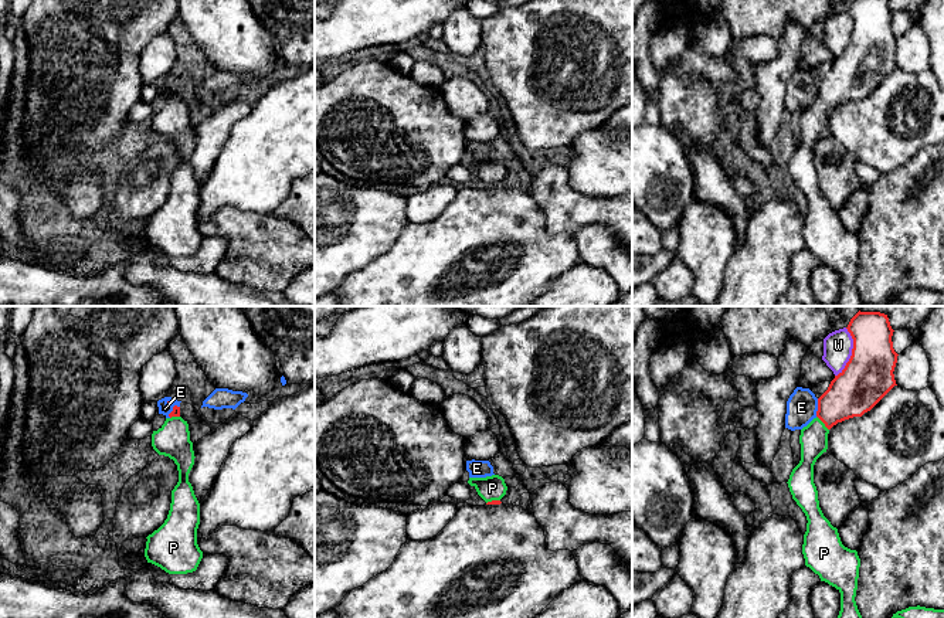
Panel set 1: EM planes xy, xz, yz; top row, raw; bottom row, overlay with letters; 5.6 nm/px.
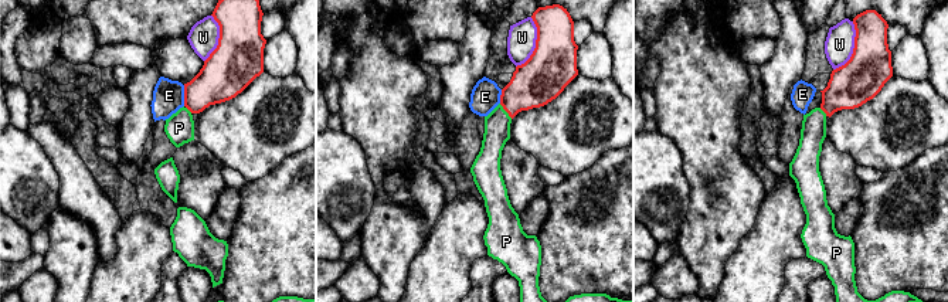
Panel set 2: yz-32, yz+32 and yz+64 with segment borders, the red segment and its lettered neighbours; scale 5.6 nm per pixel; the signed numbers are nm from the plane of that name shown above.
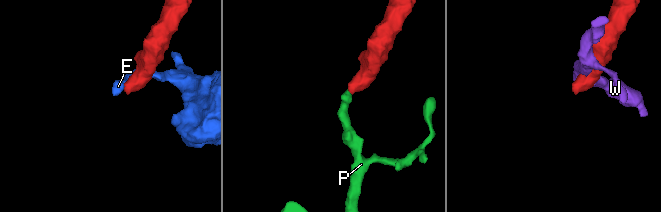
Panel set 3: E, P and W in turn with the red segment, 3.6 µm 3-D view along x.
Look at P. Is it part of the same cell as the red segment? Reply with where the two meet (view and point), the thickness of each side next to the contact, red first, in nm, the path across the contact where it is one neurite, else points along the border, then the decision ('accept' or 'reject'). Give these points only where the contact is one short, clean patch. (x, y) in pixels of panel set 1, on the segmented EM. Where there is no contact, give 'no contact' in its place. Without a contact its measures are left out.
meets red in yz at (822, 421); 260 nm thick on the red side, 160 nm on the other; runs through yz (853, 391), (822, 421), (814, 437); accept

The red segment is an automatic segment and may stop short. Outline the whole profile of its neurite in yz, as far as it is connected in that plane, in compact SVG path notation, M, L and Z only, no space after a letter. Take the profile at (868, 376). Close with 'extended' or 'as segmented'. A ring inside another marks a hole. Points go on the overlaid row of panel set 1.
M858 312L848 325L853 349L845 369L818 398L816 417L801 429L801 461L792 469L788 488L807 516L802 554L805 566L841 592L838 618L862 618L855 597L860 558L845 547L838 529L824 516L814 483L814 465L828 449L829 429L845 420L870 411L896 384L897 353L893 329L880 312Z; extended

